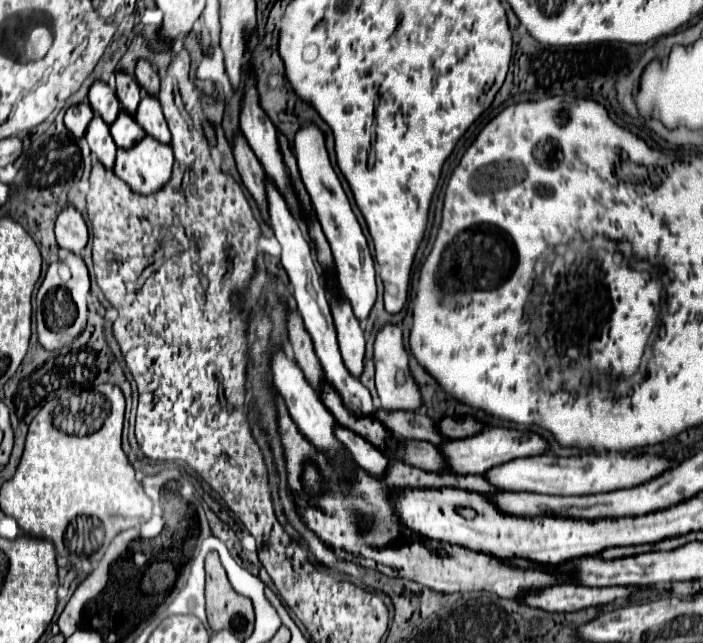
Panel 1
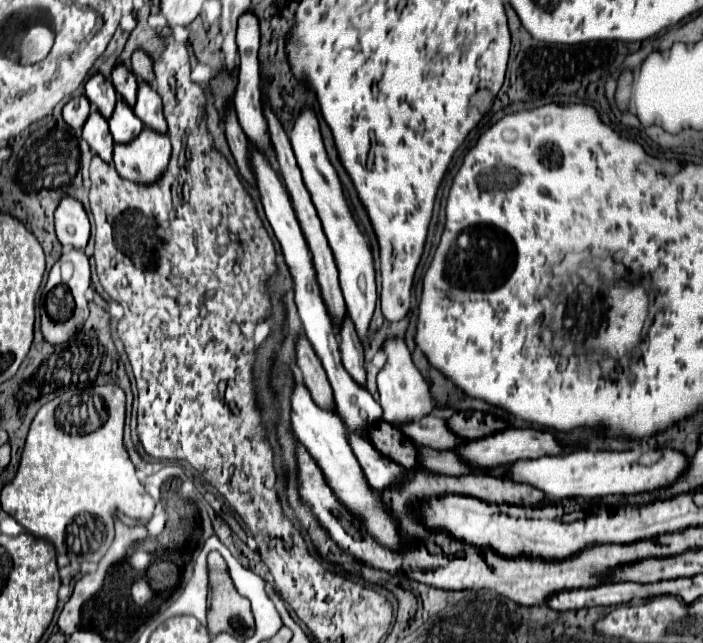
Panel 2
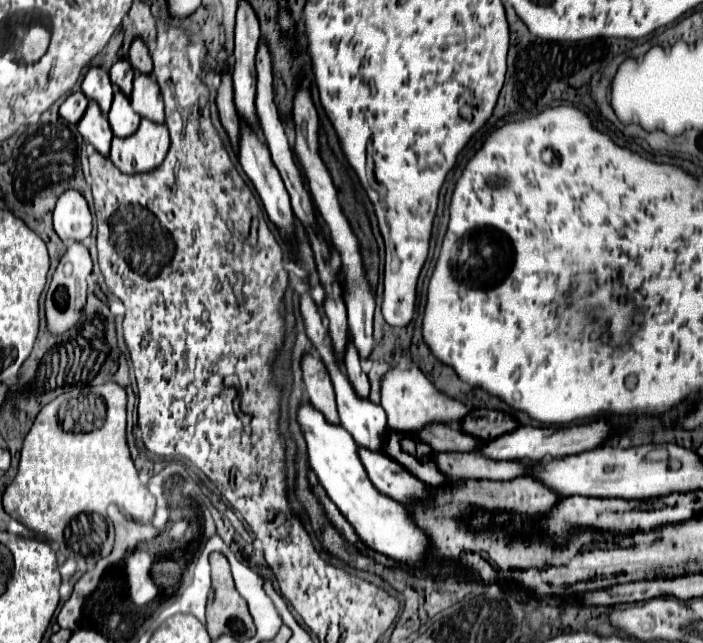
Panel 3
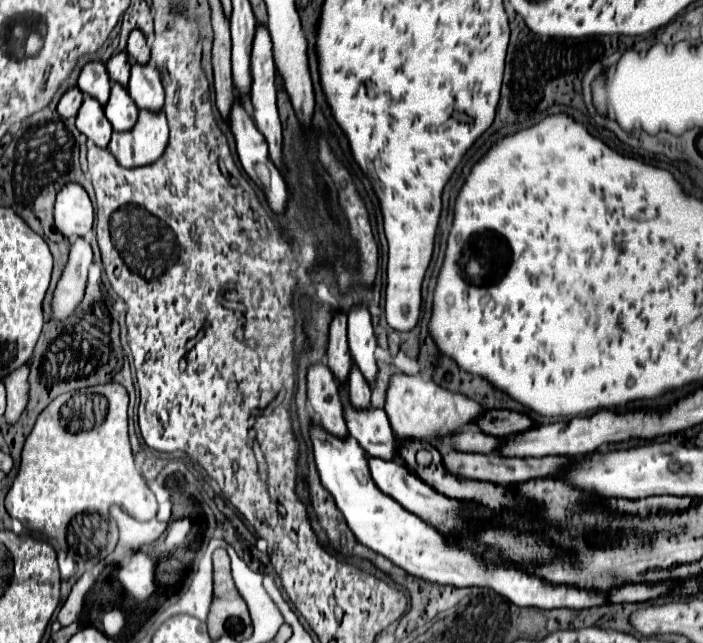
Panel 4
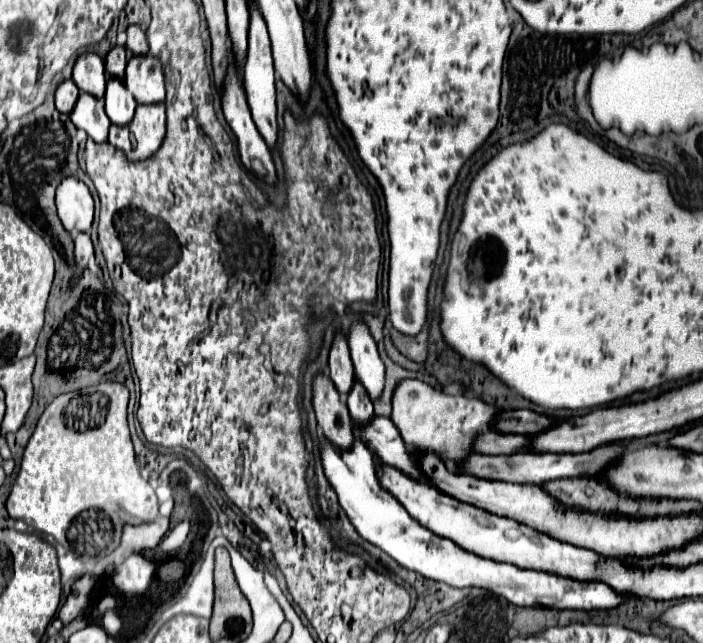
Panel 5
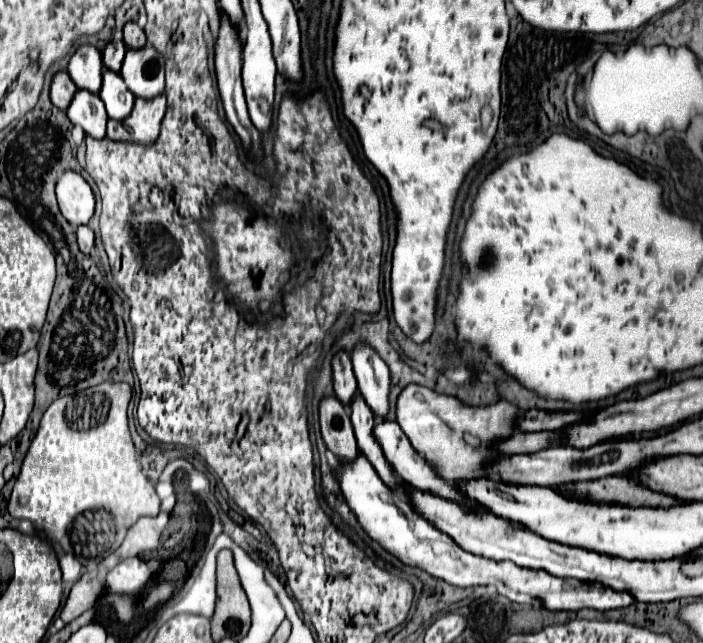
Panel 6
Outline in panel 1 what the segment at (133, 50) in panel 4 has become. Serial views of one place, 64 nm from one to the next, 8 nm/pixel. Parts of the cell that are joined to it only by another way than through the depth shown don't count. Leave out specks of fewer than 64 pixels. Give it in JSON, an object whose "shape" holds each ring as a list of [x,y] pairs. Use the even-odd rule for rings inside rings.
{"shape":[[[140,60],[136,66],[136,80],[140,84],[140,88],[150,94],[150,96],[158,96],[160,92],[160,78],[158,72],[152,70],[152,66],[146,60]]]}

